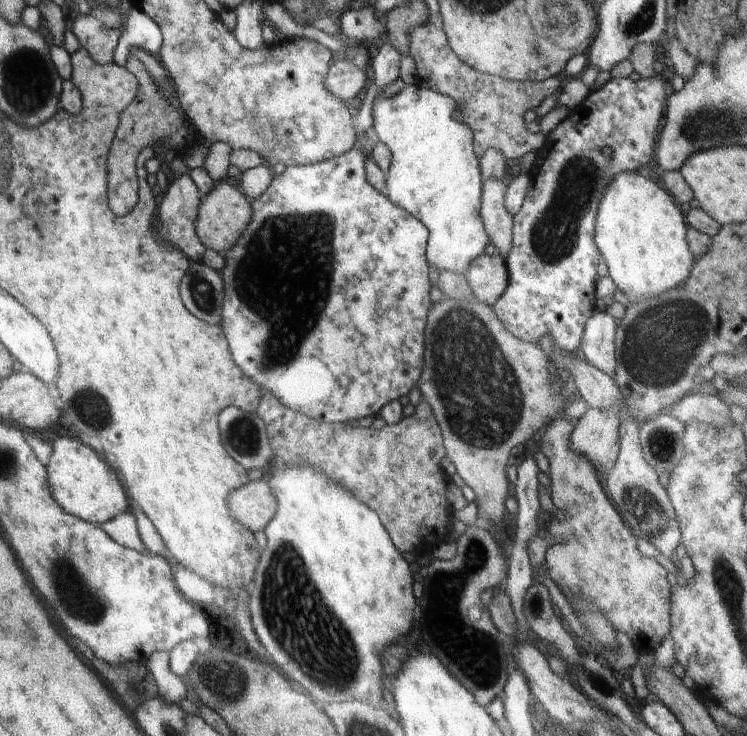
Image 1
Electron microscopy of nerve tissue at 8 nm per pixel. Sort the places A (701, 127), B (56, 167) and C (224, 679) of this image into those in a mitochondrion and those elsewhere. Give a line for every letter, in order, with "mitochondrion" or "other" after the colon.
A: mitochondrion
B: other
C: mitochondrion

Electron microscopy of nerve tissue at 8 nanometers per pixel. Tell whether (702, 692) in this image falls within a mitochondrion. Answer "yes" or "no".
no

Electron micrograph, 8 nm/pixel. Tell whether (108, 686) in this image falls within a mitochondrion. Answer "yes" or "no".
no

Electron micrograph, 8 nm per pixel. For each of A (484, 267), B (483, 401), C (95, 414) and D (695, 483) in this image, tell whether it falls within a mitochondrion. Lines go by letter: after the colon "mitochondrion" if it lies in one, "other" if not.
A: other
B: mitochondrion
C: mitochondrion
D: mitochondrion

